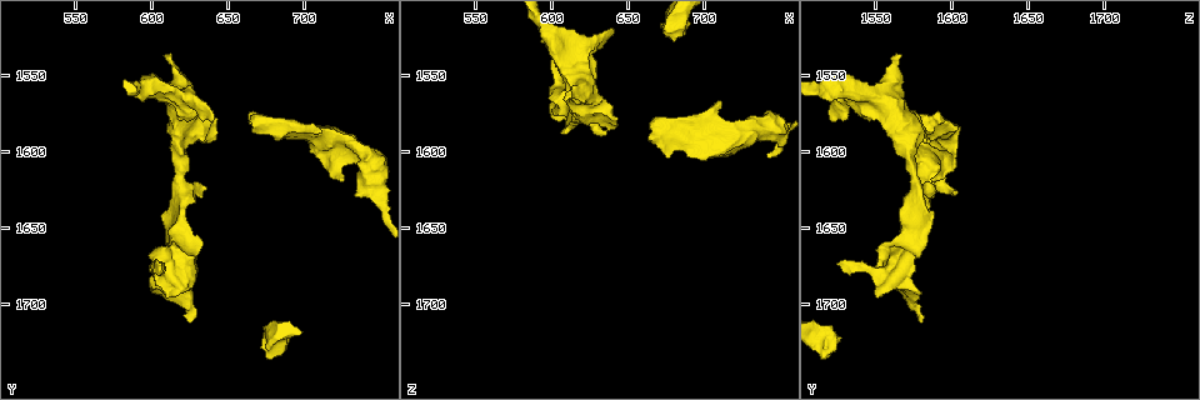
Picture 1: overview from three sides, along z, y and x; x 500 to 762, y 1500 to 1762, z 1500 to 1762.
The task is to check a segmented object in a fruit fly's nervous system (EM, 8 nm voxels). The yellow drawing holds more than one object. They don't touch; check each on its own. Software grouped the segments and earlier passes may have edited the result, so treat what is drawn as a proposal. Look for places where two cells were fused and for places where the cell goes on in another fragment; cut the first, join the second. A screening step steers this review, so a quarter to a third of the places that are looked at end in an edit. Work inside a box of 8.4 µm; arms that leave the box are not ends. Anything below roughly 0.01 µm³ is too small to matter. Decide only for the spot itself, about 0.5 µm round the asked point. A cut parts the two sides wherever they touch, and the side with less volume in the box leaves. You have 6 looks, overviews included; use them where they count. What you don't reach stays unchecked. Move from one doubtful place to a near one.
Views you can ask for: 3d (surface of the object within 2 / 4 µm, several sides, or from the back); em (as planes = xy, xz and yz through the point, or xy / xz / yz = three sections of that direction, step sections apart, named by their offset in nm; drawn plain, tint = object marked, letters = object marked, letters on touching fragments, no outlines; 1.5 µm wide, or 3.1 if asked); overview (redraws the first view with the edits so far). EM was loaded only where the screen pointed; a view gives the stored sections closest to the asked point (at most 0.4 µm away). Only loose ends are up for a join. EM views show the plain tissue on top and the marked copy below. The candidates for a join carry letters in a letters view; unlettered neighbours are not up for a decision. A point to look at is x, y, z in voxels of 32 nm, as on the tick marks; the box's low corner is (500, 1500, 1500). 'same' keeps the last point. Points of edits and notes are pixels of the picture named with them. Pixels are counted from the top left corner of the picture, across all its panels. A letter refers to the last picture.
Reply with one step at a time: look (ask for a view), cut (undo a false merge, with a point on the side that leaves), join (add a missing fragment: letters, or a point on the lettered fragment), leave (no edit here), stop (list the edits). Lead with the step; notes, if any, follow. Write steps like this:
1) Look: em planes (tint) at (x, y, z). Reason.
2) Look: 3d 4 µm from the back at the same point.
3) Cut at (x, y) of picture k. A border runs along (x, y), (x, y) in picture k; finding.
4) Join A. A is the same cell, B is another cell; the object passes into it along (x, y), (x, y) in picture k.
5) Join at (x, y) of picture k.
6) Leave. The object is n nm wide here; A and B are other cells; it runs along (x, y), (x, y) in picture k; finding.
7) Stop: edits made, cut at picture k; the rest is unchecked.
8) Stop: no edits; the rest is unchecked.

Look: 3d 4 µm at (710, 1604, 1602). Free end.

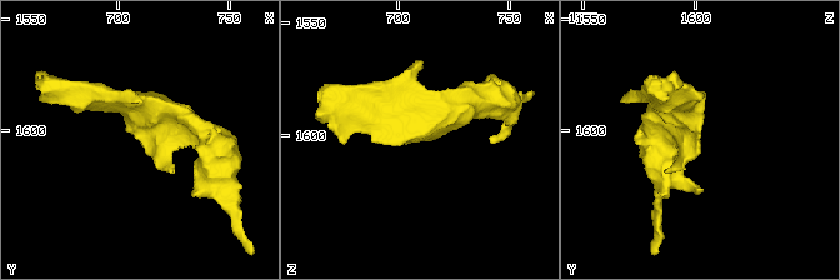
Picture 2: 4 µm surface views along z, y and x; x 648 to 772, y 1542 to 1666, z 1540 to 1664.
Look: em planes (letters) at (709, 1603, 1602). Now the EM.

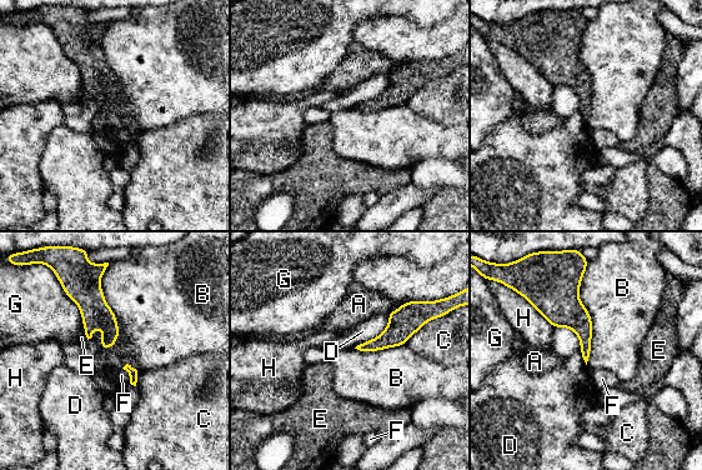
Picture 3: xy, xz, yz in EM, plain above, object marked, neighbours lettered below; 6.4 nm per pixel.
Leave. A, B, C, D, E, F, G and H are other cells; a border runs along (587, 265), (586, 364) in picture 3; no lettered fragment goes on from it.

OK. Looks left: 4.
Look: 3d 4 µm at (606, 1674, 1526). Free end.

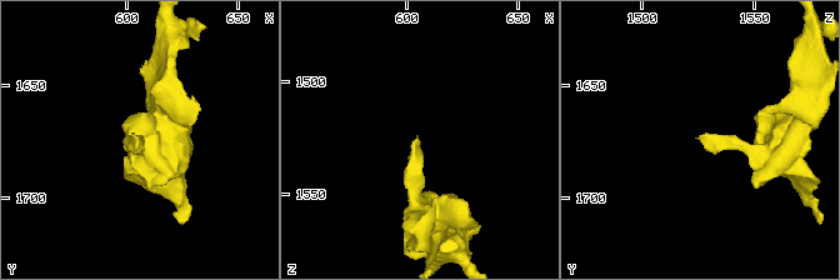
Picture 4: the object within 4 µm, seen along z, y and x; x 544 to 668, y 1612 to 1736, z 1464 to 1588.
Look: em planes (letters) at (605, 1673, 1526).

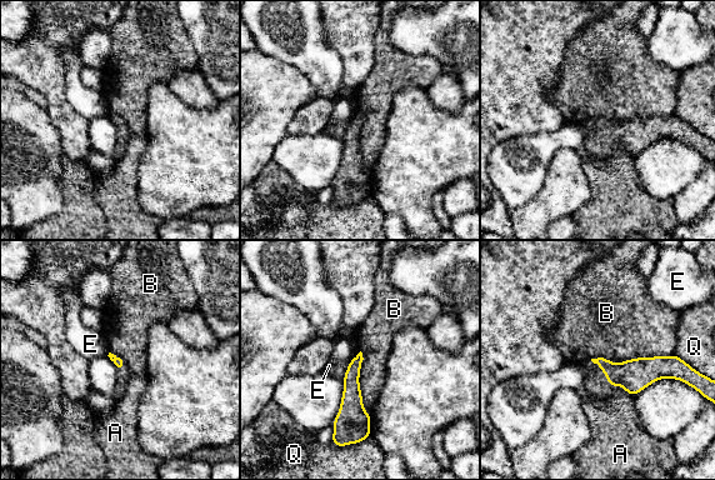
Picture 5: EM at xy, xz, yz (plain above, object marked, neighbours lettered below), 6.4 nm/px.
Leave. A, B, E and Q are other cells; a border runs along (674, 354), (619, 363), (590, 359) in picture 5; none of them fits.

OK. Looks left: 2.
Stop: no edits; the rest is unchecked.

